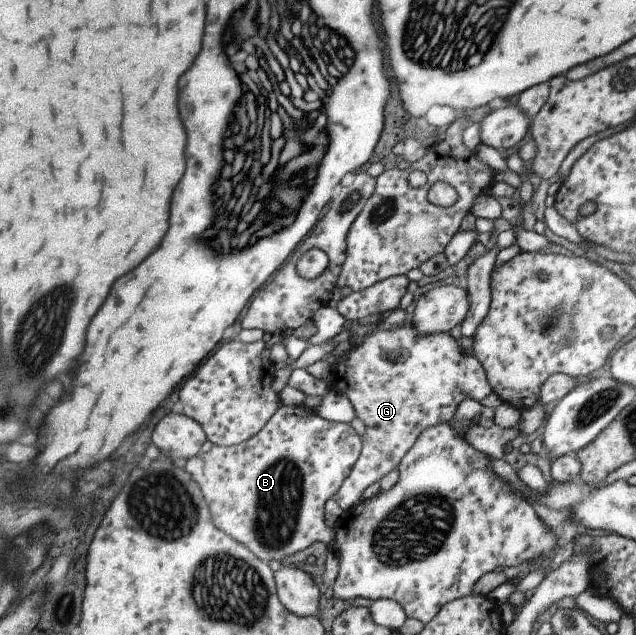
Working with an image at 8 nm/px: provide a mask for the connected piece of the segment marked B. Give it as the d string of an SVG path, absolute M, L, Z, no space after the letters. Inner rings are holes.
M279 404L278 409L268 418L268 421L258 430L250 439L242 443L231 445L230 447L212 446L206 453L198 452L192 456L185 464L184 469L194 478L194 481L199 485L202 495L208 504L208 511L210 511L210 519L214 523L214 527L222 533L226 533L228 537L232 537L234 541L238 541L240 545L244 545L247 551L250 551L256 559L268 563L274 559L281 561L286 556L290 556L298 551L302 551L314 541L326 544L328 547L332 539L334 539L334 532L332 524L327 522L323 517L323 509L325 503L333 497L338 491L342 482L347 479L350 470L353 468L354 462L358 459L361 450L361 441L357 433L351 426L345 423L331 422L322 419L314 409L308 406L295 405L284 406Z

